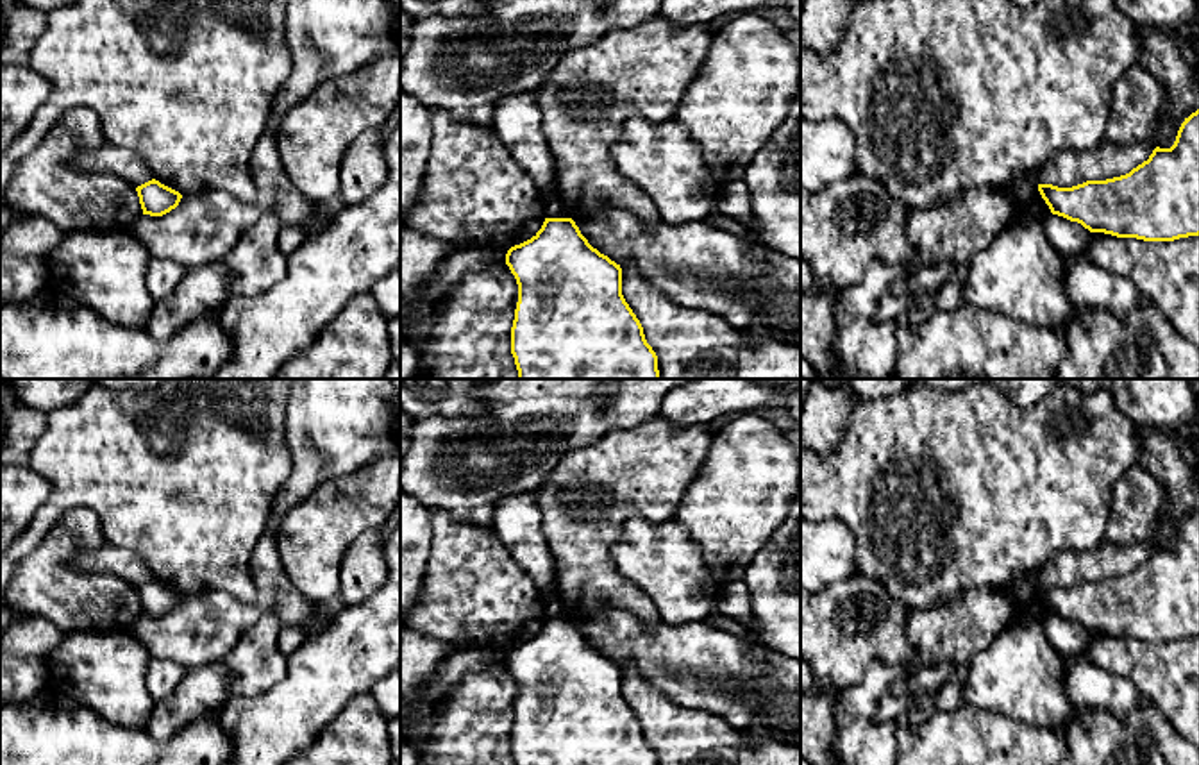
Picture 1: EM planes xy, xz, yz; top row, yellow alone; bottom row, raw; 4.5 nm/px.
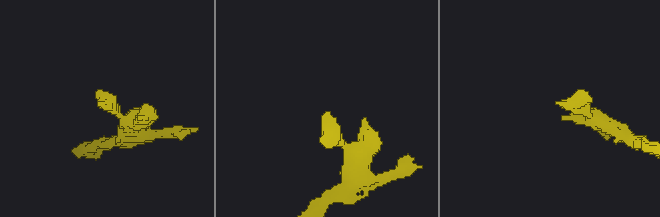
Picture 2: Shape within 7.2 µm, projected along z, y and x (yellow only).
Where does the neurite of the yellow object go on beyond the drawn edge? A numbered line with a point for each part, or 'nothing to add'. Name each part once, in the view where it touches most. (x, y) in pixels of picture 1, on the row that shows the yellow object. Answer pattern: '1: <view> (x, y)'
nothing to add

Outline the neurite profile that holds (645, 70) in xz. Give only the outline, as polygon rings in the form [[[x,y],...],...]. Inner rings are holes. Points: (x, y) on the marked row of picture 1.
[[[659,14],[634,27],[611,29],[590,45],[566,52],[532,91],[556,161],[554,195],[568,207],[572,220],[616,209],[636,214],[645,227],[661,223],[654,202],[618,173],[611,150],[629,118],[674,118],[708,61],[715,34],[709,23],[679,29]]]

